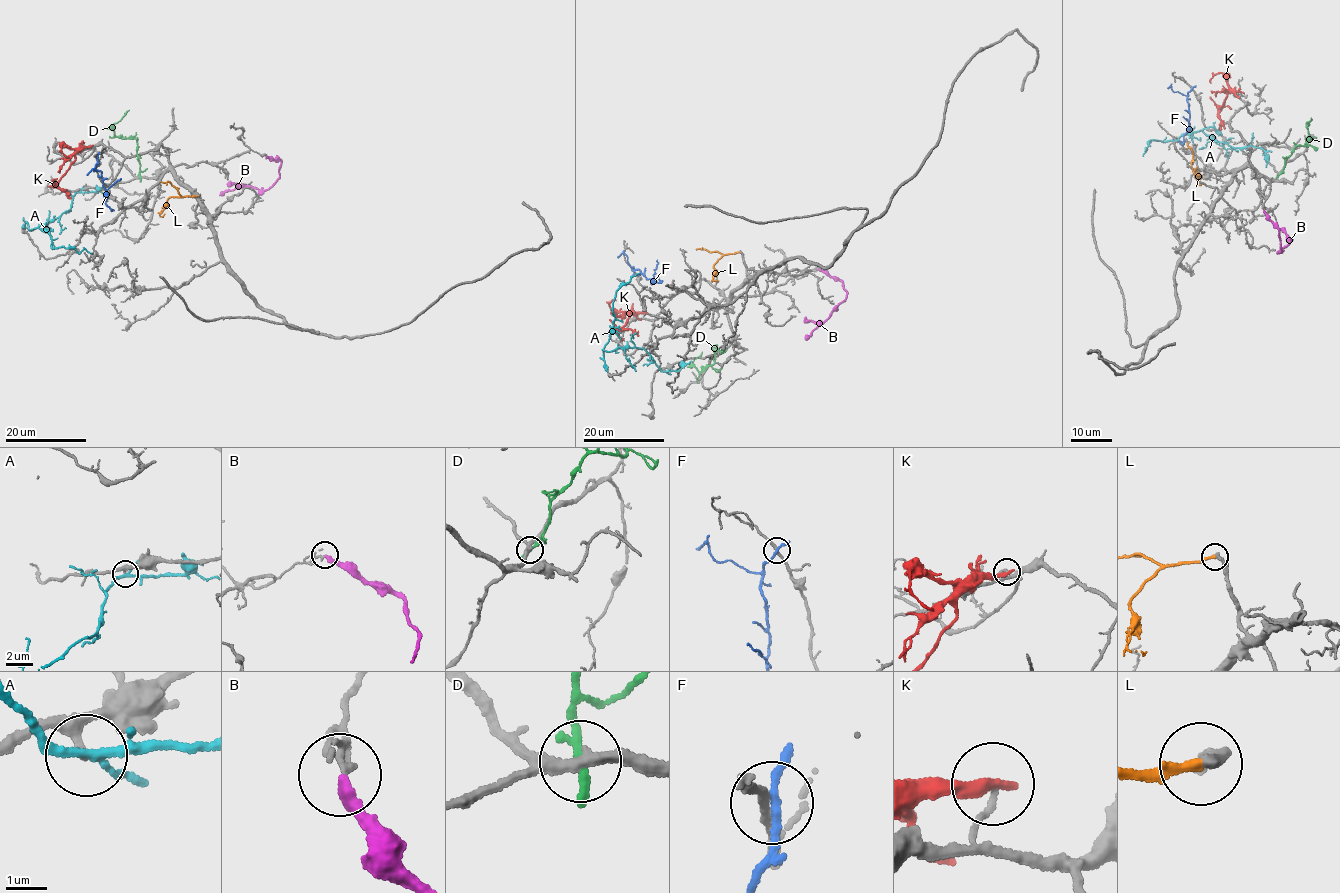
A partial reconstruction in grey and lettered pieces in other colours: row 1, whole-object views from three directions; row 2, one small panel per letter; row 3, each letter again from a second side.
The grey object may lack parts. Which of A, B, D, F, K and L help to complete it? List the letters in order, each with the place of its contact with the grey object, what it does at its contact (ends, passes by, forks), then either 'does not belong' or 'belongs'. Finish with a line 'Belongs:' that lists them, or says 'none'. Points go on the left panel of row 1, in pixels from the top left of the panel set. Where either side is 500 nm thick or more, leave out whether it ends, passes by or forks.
A: (79, 191) | it forks | does not belong
B: (266, 155) | it ends | does not belong
D: (140, 177) | it ends | does not belong
F: (97, 158) | it passes by | does not belong
K: (90, 146) | it ends | does not belong
L: (197, 195) | it ends | belongs
Belongs: L

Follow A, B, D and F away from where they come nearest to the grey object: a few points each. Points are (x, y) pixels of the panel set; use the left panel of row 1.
A: (78, 191), (70, 208), (29, 230), (47, 232), (52, 249), (65, 247), (79, 252), (85, 248), (92, 253)
B: (266, 155), (280, 160), (277, 181), (266, 189), (248, 185), (220, 195)
D: (140, 177), (137, 140), (118, 137), (113, 125), (129, 109)
F: (97, 158), (95, 167), (101, 172), (106, 204), (111, 209)

